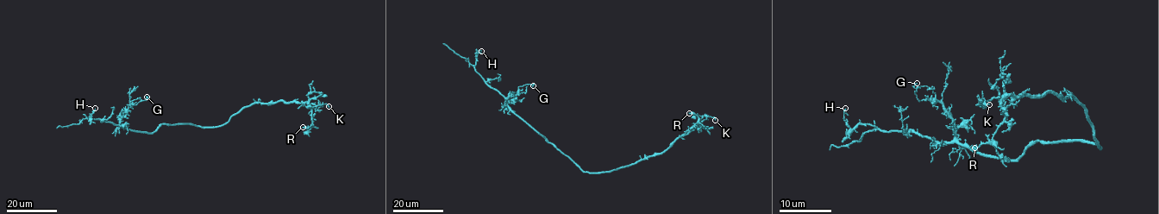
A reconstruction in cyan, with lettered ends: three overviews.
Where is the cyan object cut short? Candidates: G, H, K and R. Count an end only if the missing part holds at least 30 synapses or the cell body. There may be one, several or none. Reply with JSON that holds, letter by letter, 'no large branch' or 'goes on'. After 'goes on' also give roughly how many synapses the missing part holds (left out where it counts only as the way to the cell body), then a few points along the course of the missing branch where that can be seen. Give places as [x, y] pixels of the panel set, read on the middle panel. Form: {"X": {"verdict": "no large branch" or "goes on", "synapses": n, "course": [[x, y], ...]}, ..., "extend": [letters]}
{"G": {"verdict": "no large branch"}, "H": {"verdict": "no large branch"}, "K": {"verdict": "no large branch"}, "R": {"verdict": "no large branch"}, "extend": []}

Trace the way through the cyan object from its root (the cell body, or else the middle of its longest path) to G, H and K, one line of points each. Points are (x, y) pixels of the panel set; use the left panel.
G: (187, 123), (162, 123), (152, 133), (133, 131), (124, 127), (120, 120), (128, 107), (146, 100), (147, 97)
H: (187, 123), (162, 123), (152, 133), (133, 131), (121, 124), (90, 119), (95, 108)
K: (187, 123), (202, 127), (222, 126), (243, 108), (255, 103), (308, 102), (328, 106)

